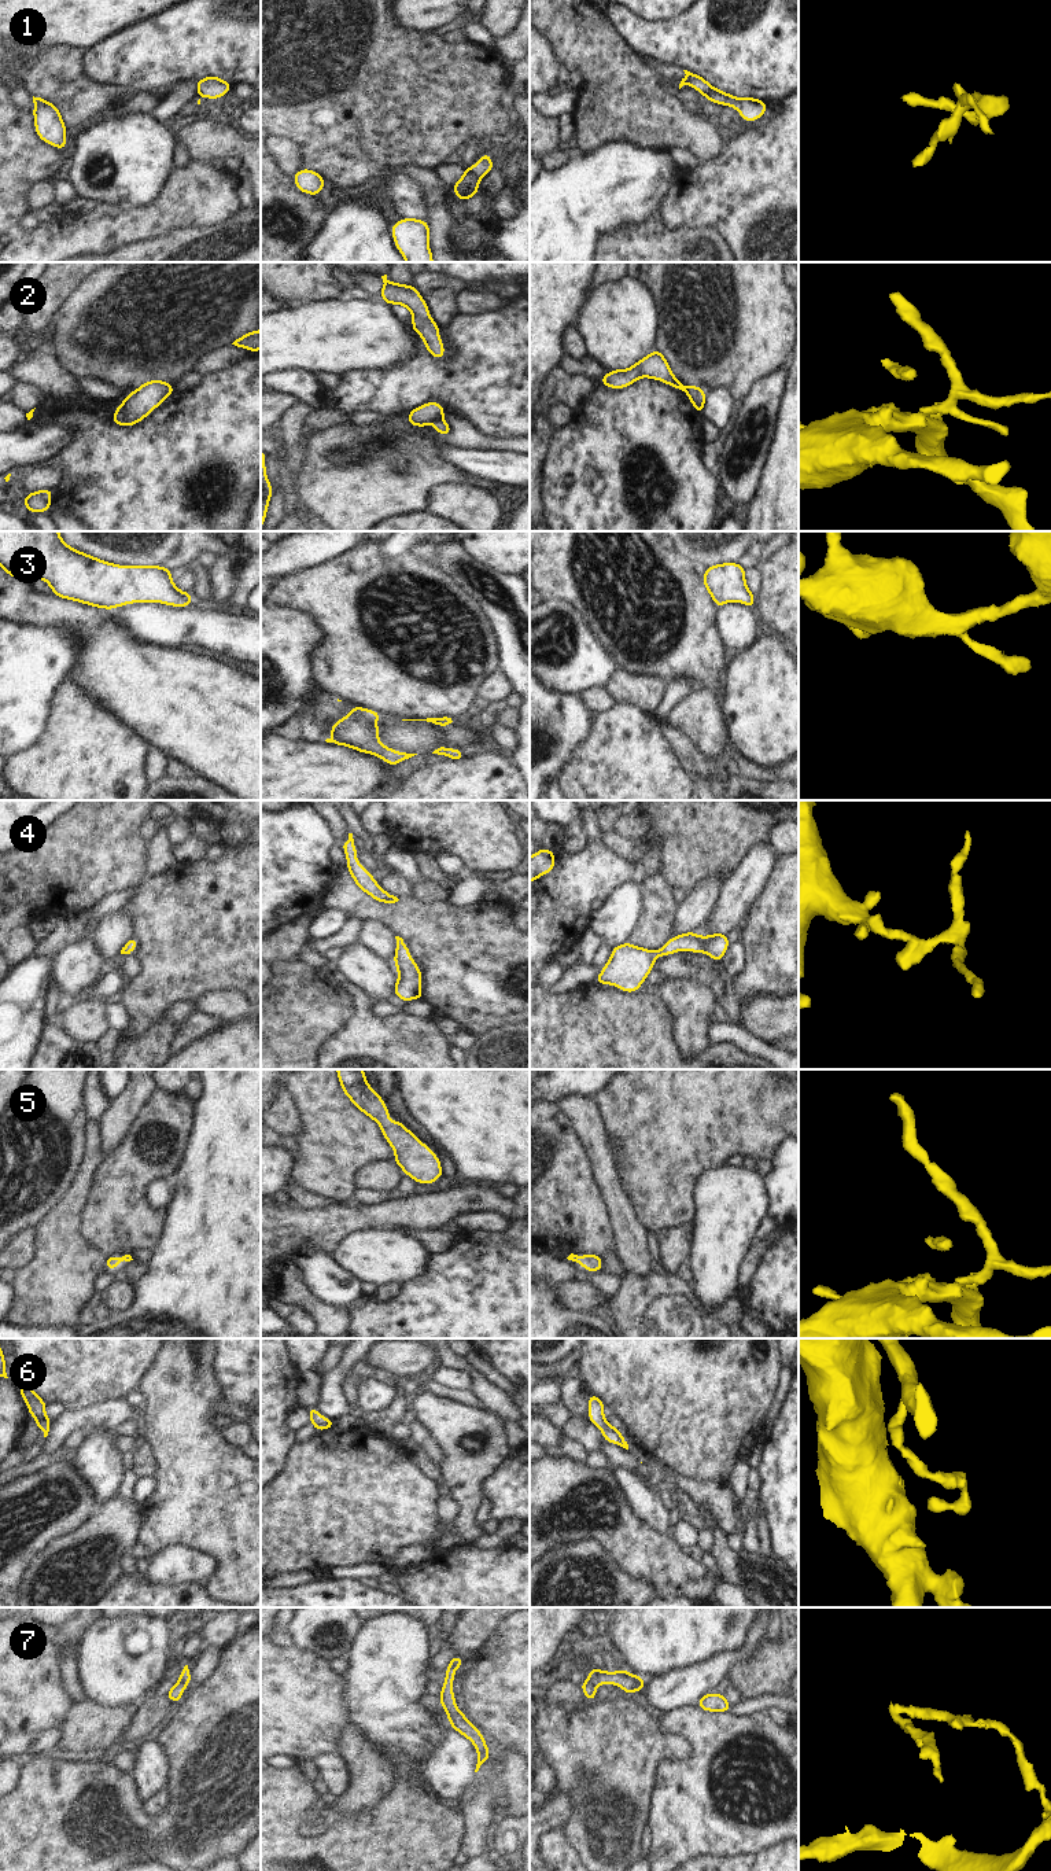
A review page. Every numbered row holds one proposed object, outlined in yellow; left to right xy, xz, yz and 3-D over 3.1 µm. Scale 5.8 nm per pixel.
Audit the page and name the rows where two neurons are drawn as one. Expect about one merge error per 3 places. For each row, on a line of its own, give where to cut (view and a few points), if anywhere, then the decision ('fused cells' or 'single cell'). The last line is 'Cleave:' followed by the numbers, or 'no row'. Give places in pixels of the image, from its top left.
1: cut in xz along (469, 168), (479, 179); fused cells
2: cut in xz along (442, 416), (438, 422); fused cells
3: no cut; single cell
4: no cut; single cell
5: no cut; single cell
6: no cut; single cell
7: cut in xy along (190, 1675), (180, 1680); fused cells
Cleave: 1, 2, 7

